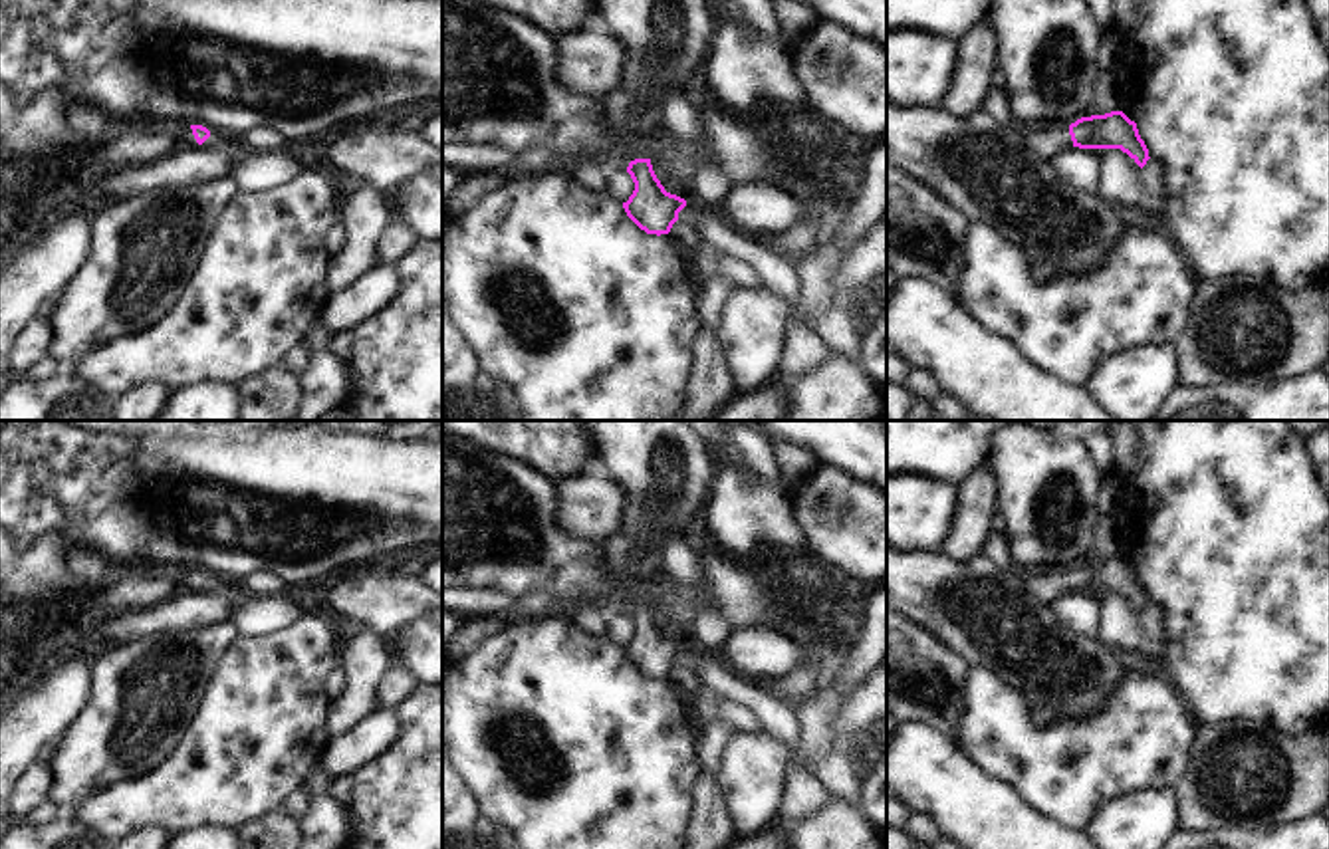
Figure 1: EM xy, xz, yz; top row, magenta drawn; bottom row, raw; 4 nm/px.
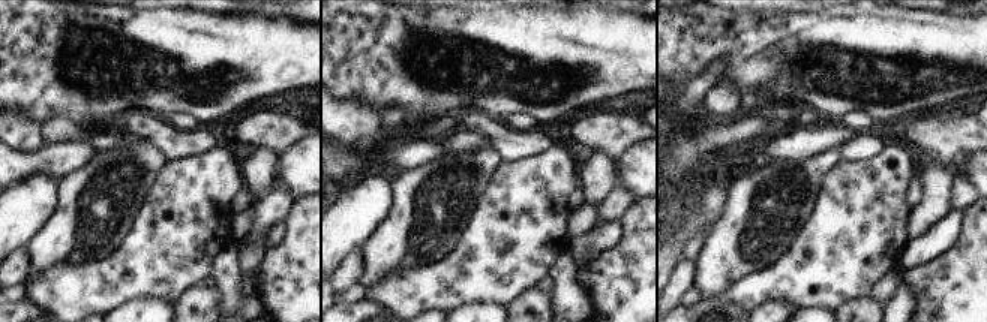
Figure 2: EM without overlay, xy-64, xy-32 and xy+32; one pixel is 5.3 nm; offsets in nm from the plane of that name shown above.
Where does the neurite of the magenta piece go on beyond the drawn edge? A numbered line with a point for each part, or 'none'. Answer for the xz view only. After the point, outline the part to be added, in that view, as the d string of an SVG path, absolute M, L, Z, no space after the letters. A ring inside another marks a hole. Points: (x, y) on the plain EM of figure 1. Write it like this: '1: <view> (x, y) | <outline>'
1: xz (641, 590) | M635 561L631 563L631 583L621 609L627 613L635 603L653 603L659 599L659 593L659 585L651 579L647 565Z

